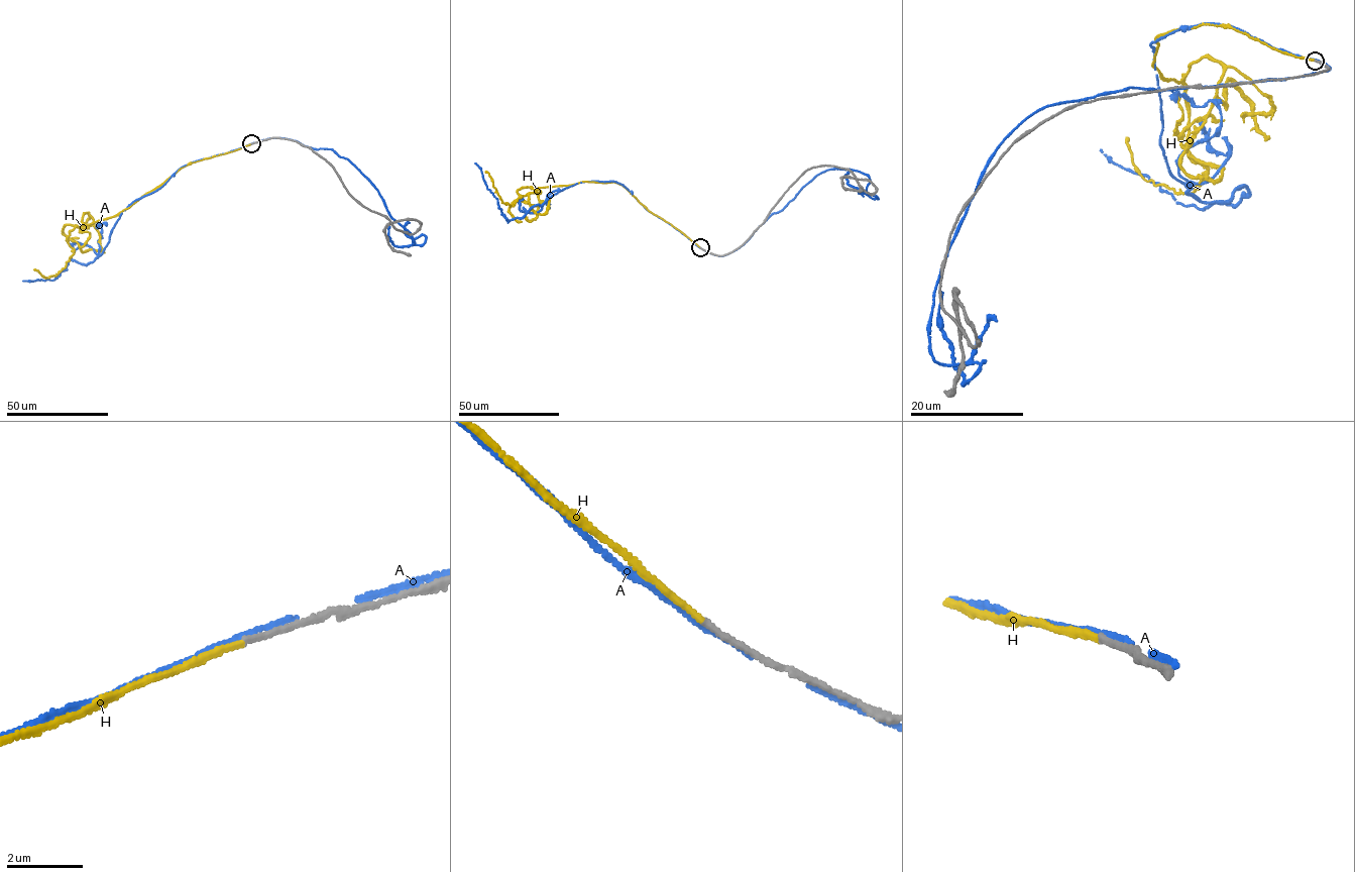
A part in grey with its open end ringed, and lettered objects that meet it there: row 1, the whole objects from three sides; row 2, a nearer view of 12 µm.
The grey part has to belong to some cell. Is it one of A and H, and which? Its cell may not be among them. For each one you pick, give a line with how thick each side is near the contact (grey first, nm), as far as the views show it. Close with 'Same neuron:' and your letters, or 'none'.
H: 130 nm thick on the grey side, 140 nm on the other
Same neuron: H

